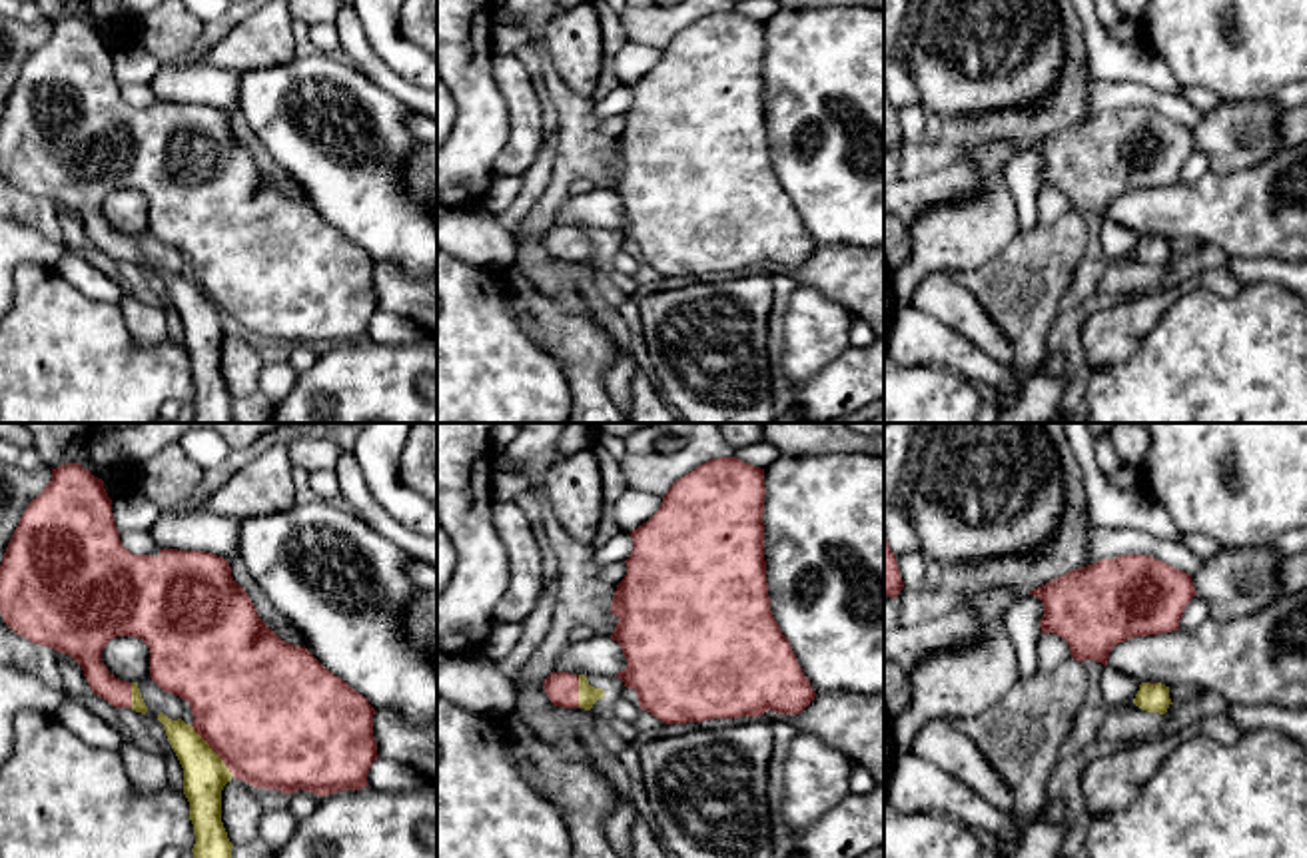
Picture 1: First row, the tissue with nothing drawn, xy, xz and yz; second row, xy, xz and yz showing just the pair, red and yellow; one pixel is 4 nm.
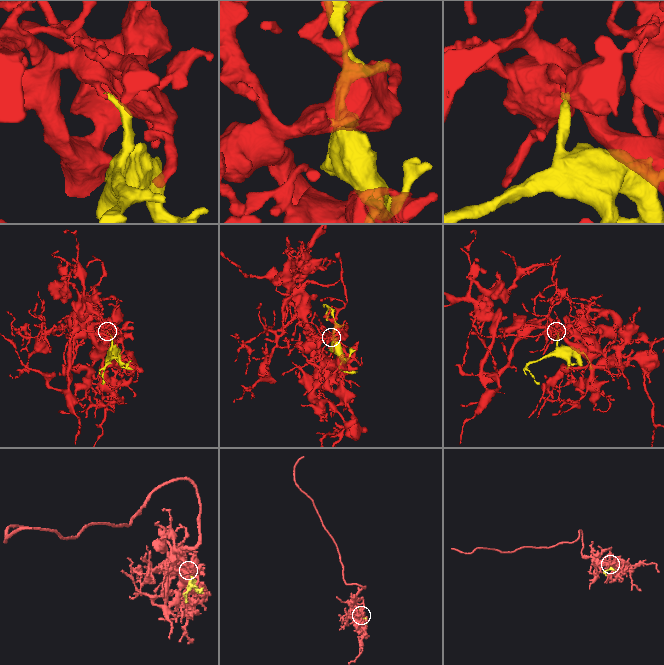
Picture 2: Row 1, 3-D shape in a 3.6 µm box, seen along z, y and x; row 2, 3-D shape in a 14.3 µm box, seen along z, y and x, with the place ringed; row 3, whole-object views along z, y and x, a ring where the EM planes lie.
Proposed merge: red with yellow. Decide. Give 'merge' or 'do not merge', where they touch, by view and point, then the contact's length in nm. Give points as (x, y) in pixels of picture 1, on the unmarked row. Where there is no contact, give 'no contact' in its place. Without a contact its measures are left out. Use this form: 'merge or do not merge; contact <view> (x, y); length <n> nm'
merge; contact xy (210, 300); length 260 nm

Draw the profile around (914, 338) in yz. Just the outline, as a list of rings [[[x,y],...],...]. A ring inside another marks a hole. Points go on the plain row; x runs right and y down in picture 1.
[[[910,303],[894,311],[886,347],[900,365],[946,367],[972,383],[994,387],[1000,397],[998,415],[1014,409],[1020,399],[1022,381],[1012,375],[1012,365],[998,363],[972,341]]]

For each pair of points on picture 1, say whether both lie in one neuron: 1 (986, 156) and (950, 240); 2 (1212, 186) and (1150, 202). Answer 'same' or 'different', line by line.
1: same
2: same

